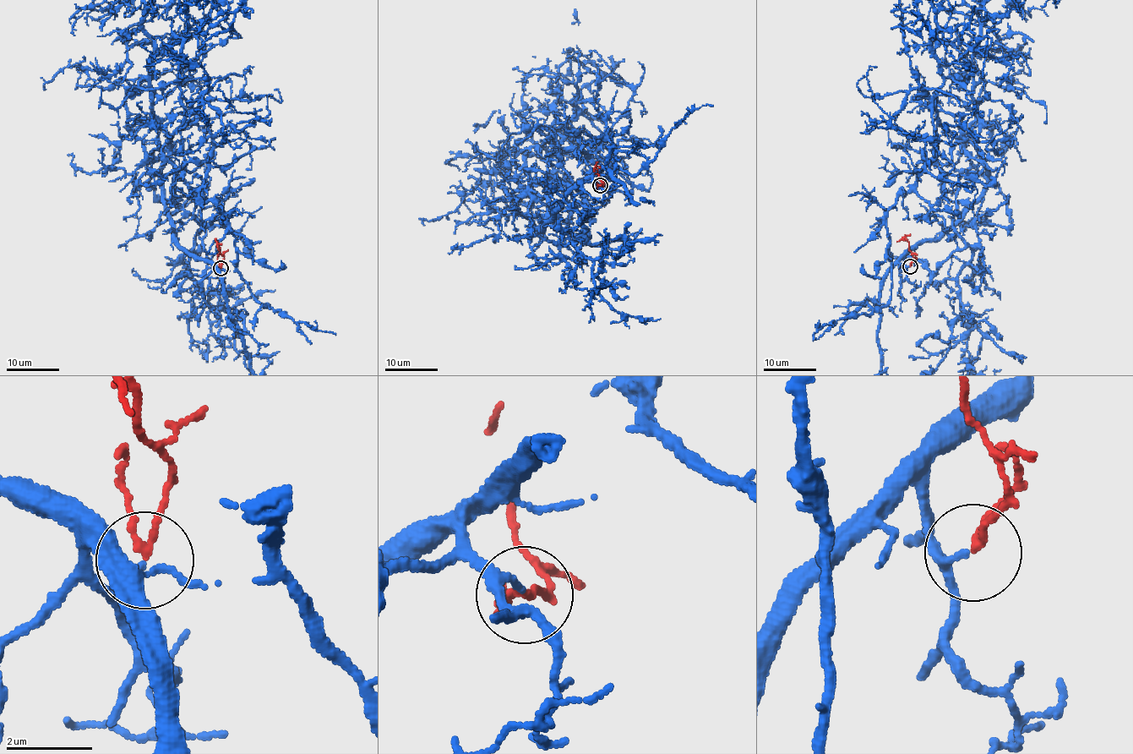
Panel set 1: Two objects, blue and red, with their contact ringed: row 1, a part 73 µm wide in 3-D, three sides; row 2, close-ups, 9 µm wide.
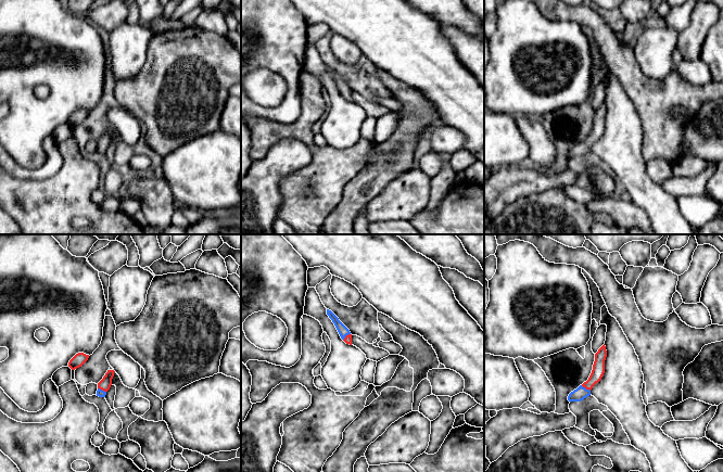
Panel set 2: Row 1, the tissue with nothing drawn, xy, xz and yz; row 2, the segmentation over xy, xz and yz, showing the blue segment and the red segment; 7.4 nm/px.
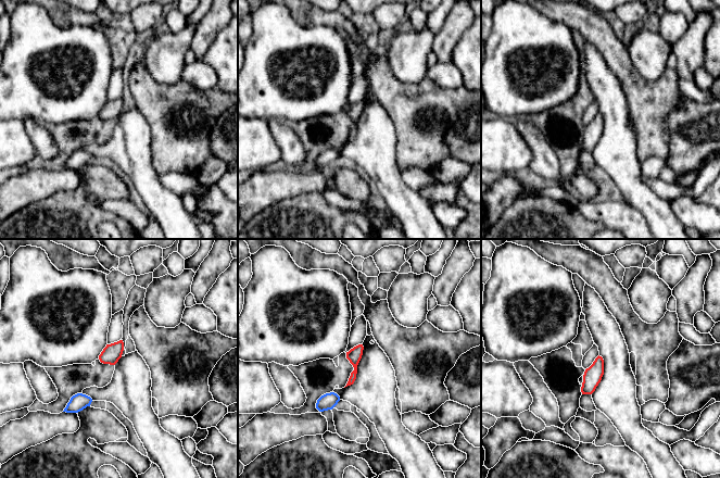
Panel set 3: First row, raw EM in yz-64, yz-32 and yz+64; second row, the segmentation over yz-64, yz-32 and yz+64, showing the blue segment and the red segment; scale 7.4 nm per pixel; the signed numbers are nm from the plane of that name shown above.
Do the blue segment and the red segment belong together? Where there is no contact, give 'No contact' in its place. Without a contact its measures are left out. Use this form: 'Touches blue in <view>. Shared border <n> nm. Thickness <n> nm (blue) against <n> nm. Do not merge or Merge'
Touches blue in yz. Shared border 80 nm. Thickness 90 nm (blue) against 100 nm. Merge

